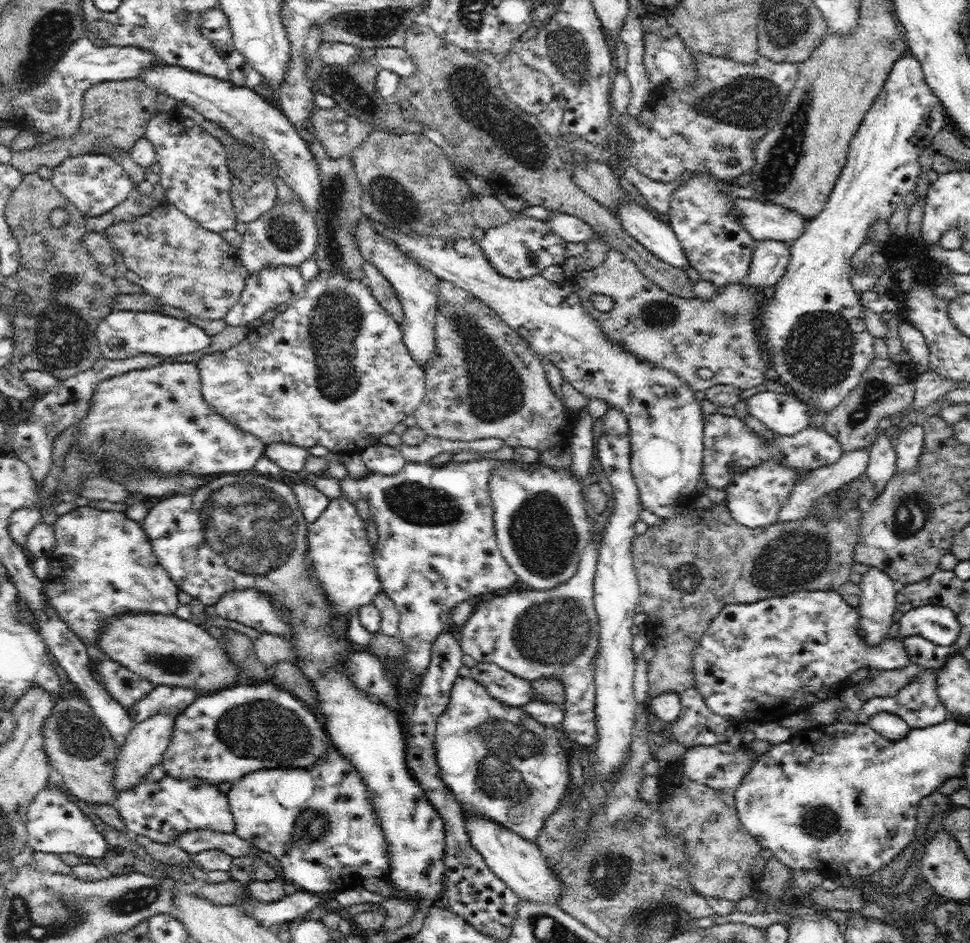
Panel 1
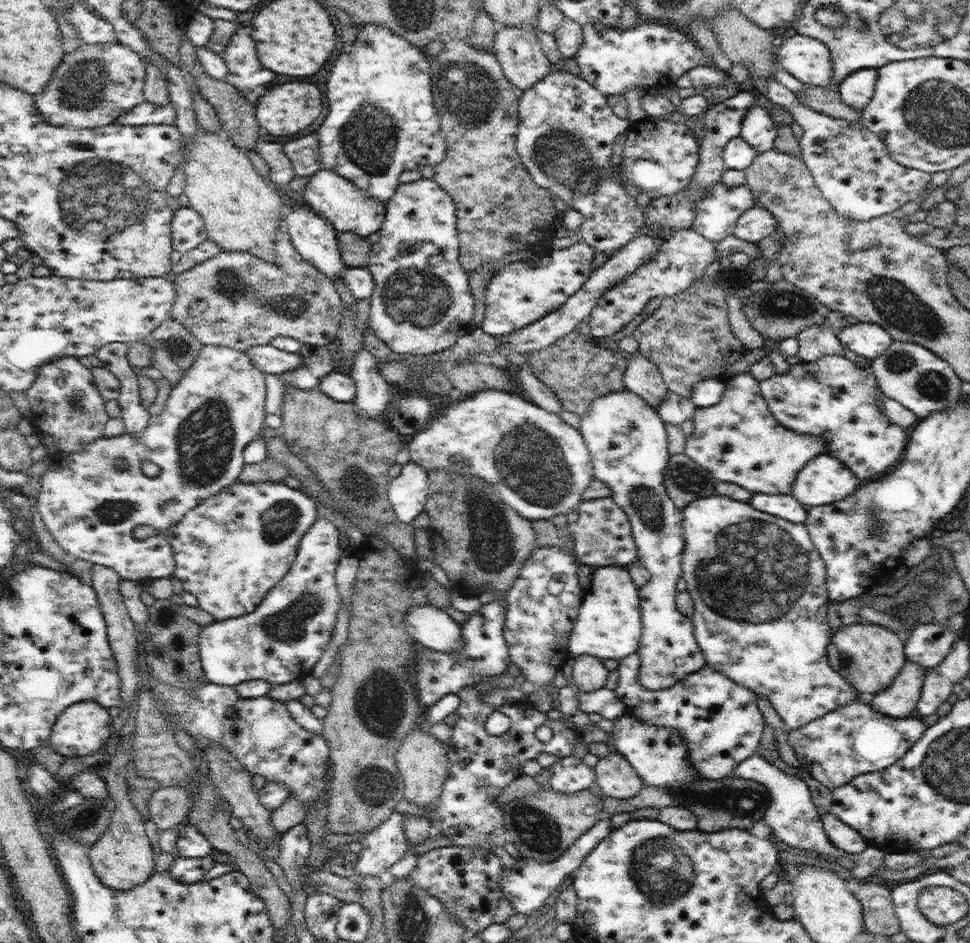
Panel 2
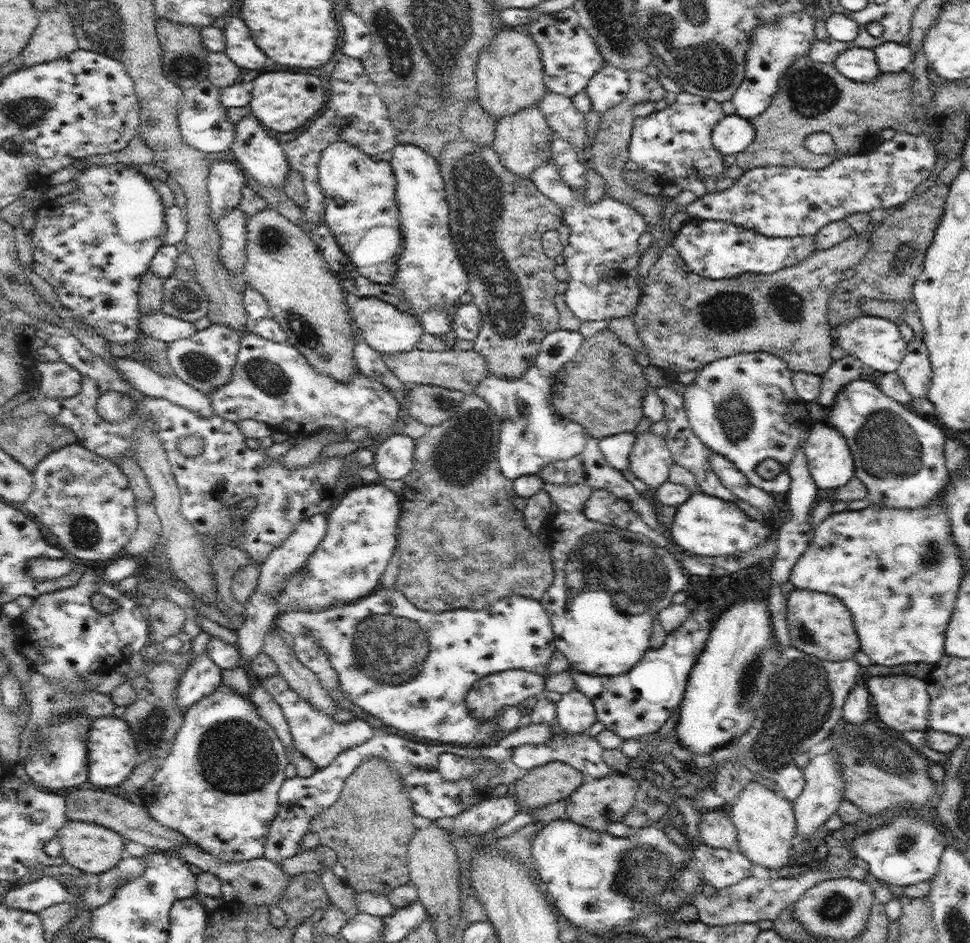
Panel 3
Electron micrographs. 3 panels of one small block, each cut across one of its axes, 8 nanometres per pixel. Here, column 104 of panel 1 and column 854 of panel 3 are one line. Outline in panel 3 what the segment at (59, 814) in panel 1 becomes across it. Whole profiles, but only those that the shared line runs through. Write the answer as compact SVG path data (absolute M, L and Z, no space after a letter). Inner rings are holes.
M902 814L889 824L883 824L866 834L859 834L854 841L848 843L848 848L854 852L856 858L869 864L870 877L876 882L884 881L905 887L931 880L938 872L940 858L949 842L950 837L936 819L928 821Z

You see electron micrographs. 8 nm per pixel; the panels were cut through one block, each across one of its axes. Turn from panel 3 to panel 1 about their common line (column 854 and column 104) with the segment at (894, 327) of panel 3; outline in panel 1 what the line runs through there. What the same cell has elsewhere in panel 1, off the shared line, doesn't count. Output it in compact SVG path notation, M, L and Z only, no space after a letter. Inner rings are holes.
M114 310L107 314L106 318L103 318L102 322L97 326L95 333L102 356L110 360L135 358L139 356L138 354L153 354L154 357L162 357L162 359L167 357L174 358L181 356L180 354L192 354L192 352L208 348L211 338L210 335L206 334L206 331L202 330L202 327L198 327L186 319L166 316L163 312L147 313L146 311L130 310Z

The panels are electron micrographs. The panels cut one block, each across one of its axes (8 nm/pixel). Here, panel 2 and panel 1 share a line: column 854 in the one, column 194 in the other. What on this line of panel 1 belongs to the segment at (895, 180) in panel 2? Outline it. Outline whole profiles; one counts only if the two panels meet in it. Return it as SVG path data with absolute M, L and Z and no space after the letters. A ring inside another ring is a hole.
M176 108L156 113L147 124L145 137L155 146L156 161L161 168L159 182L167 196L165 201L211 233L234 229L237 218L230 196L232 179L227 151L220 139L184 117Z

